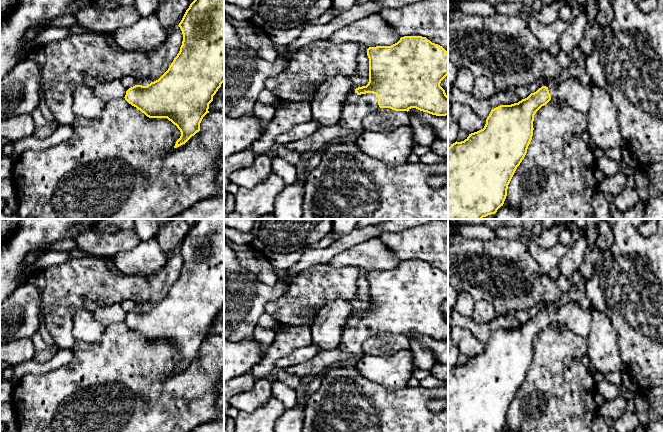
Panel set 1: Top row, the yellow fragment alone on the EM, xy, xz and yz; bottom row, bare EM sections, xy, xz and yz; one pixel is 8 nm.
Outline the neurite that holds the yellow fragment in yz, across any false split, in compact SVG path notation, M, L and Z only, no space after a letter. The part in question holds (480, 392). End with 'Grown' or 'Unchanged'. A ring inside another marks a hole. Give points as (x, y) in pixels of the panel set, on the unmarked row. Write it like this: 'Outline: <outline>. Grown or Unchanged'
Outline: M576 302L561 306L551 306L542 310L527 322L511 329L500 329L491 334L483 353L469 358L461 366L455 366L448 372L448 432L500 432L507 420L508 409L522 384L533 360L535 337L552 322L560 322L576 333L585 337L591 331L592 317L589 310L582 309Z. Grown

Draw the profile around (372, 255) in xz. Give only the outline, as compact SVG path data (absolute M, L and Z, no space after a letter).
M372 238L334 256L328 264L334 268L354 266L369 272L391 270L400 262L395 253L379 238Z

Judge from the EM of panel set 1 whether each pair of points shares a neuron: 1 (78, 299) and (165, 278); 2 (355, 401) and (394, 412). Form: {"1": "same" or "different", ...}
{"1": "same", "2": "same"}

